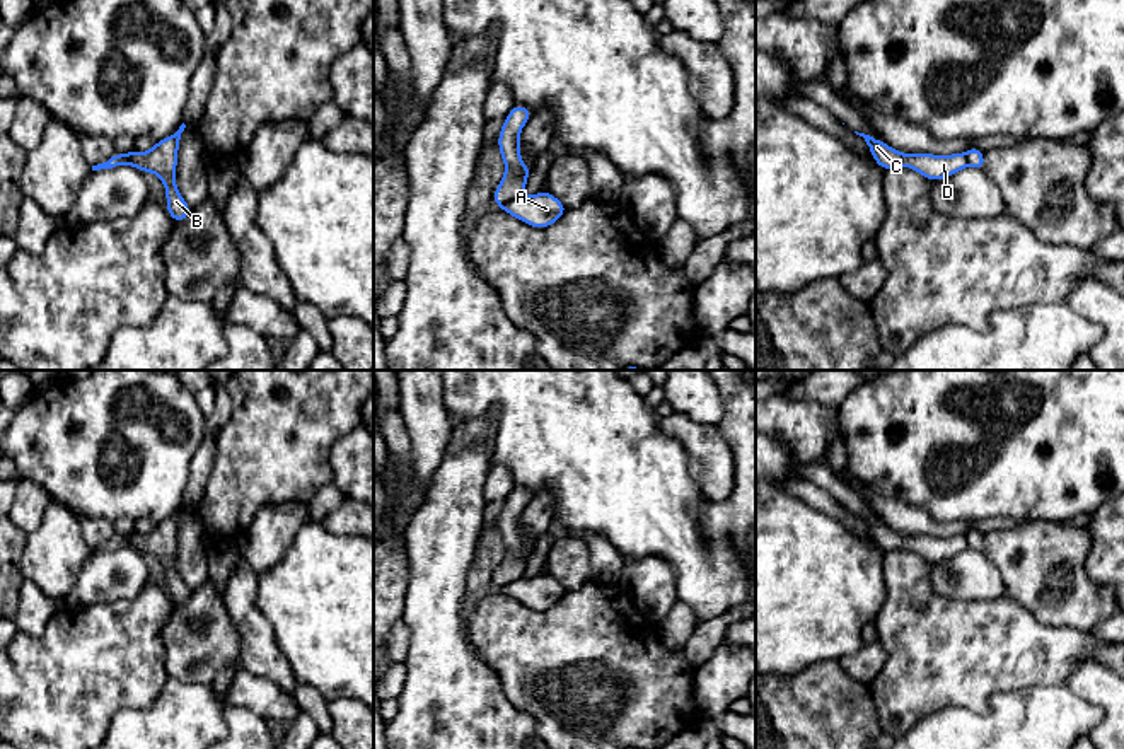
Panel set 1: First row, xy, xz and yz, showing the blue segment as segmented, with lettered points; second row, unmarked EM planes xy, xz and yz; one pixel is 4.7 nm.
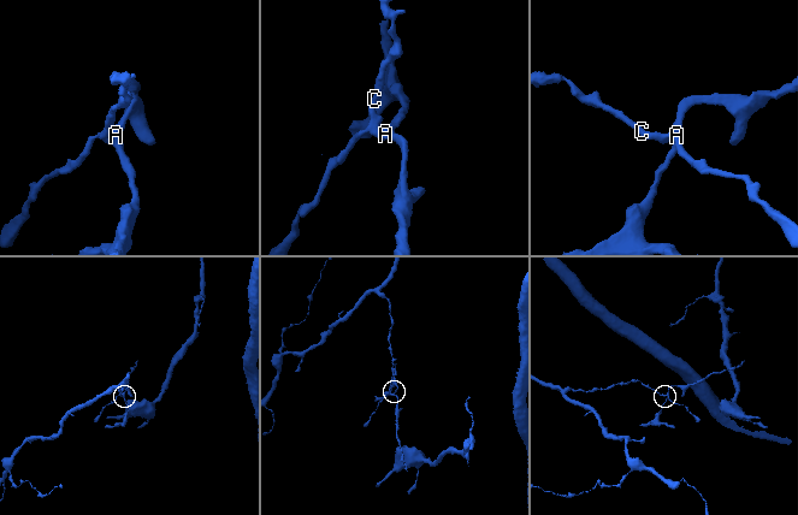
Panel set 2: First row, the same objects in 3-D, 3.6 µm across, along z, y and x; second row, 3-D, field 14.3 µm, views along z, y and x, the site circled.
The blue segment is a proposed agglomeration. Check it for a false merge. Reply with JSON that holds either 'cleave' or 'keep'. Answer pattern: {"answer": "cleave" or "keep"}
{"answer": "cleave"}

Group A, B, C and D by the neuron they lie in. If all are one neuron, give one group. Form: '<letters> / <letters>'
A B / C D

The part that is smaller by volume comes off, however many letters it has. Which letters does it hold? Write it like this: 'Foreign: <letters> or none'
Foreign: A, B

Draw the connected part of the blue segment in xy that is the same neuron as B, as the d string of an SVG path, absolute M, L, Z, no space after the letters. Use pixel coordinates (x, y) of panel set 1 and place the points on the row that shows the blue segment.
M183 123L176 133L155 142L148 152L133 148L126 154L133 167L160 177L165 188L165 208L174 222L184 222L191 213L191 206L184 201L176 184L179 140L184 128L186 125Z

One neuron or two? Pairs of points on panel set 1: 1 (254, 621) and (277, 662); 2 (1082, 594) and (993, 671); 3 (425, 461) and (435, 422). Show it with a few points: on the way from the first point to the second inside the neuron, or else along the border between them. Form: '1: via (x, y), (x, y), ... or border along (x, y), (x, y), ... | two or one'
1: via (254, 632), (258, 644), (266, 652) | one
2: border along (1013, 601), (1046, 623), (1087, 633) | two
3: via (427, 451), (428, 432) | one

